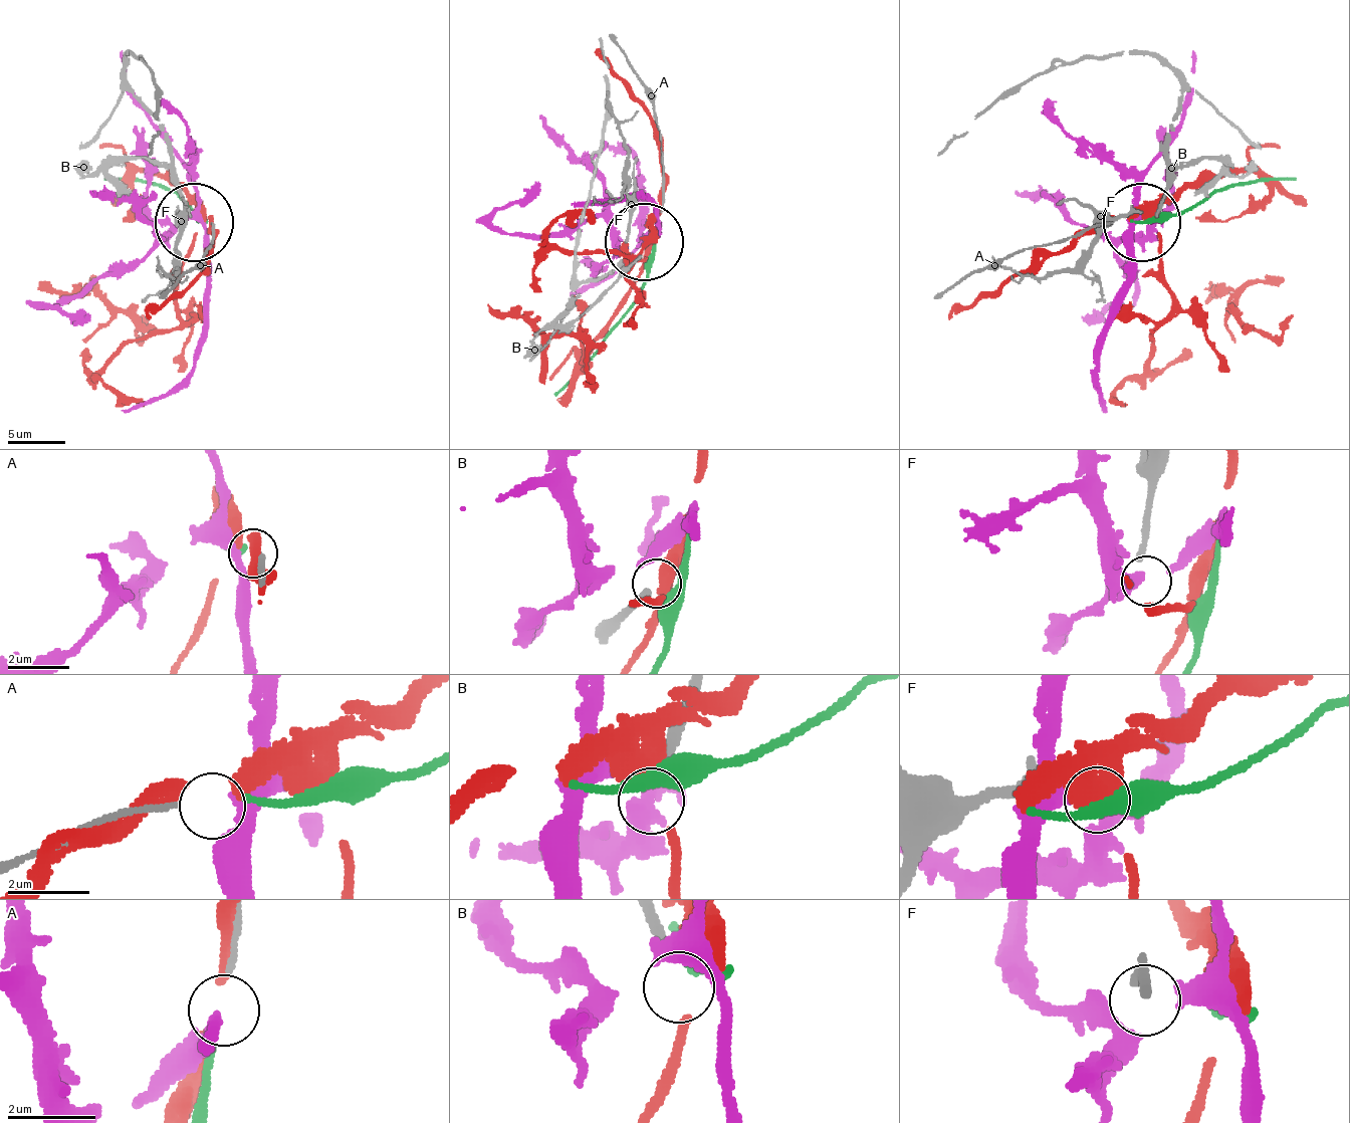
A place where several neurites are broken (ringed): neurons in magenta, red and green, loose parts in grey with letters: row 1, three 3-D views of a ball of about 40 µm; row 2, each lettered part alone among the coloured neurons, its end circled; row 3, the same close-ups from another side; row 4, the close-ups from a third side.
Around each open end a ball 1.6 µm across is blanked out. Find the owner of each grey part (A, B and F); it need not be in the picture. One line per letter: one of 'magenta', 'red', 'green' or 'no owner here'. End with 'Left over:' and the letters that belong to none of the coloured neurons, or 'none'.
A: green
B: no owner here
F: no owner here
Left over: B, F

